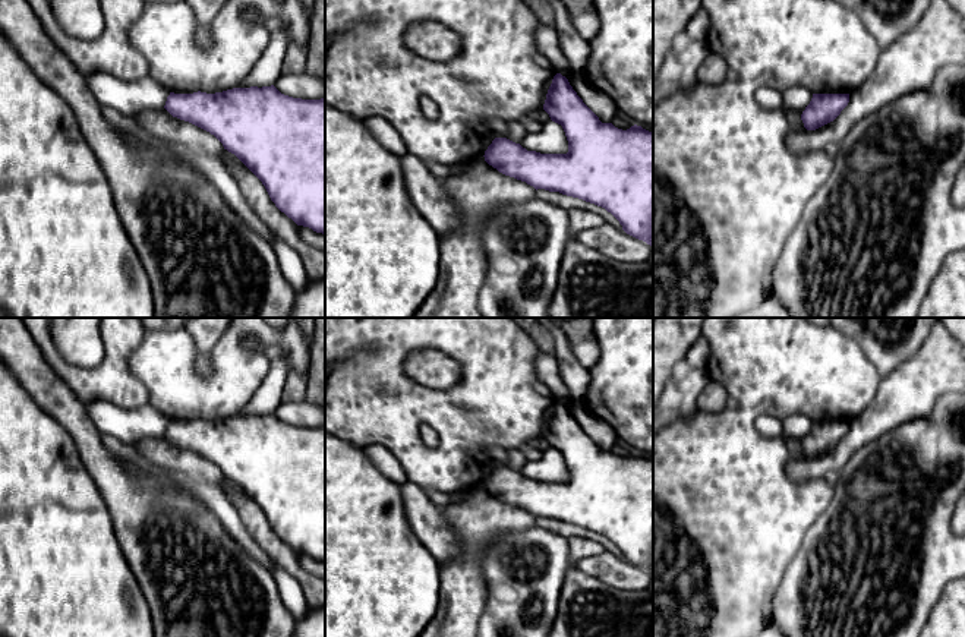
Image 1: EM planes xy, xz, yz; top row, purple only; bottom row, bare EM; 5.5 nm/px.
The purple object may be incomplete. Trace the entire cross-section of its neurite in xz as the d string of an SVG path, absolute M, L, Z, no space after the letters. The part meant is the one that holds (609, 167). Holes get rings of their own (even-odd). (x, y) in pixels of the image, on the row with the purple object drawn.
M556 73L548 89L543 110L561 124L567 141L567 154L540 154L527 151L507 138L495 138L485 151L485 161L499 173L549 192L559 192L595 204L611 212L622 230L653 245L653 133L641 126L627 130L602 123L583 103L568 79Z

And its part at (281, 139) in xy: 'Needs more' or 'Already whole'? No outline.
Already whole

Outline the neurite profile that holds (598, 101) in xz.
M581 73L568 78L570 85L583 103L599 117L602 123L611 123L616 116L616 105L609 95L593 86Z

